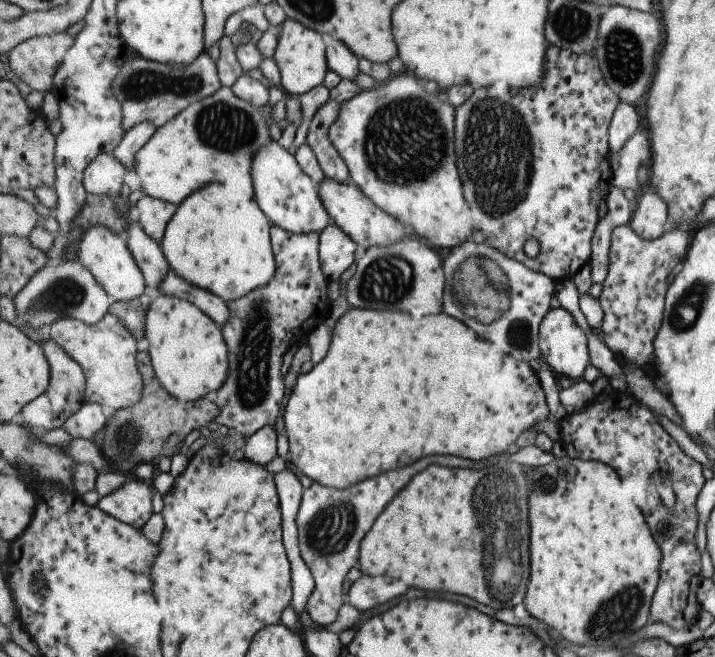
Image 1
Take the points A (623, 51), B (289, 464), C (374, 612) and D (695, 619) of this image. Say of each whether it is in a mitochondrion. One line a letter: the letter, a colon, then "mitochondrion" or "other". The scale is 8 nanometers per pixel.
A: mitochondrion
B: other
C: other
D: other

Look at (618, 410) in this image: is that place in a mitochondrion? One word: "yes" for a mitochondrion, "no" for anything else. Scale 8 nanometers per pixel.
no

